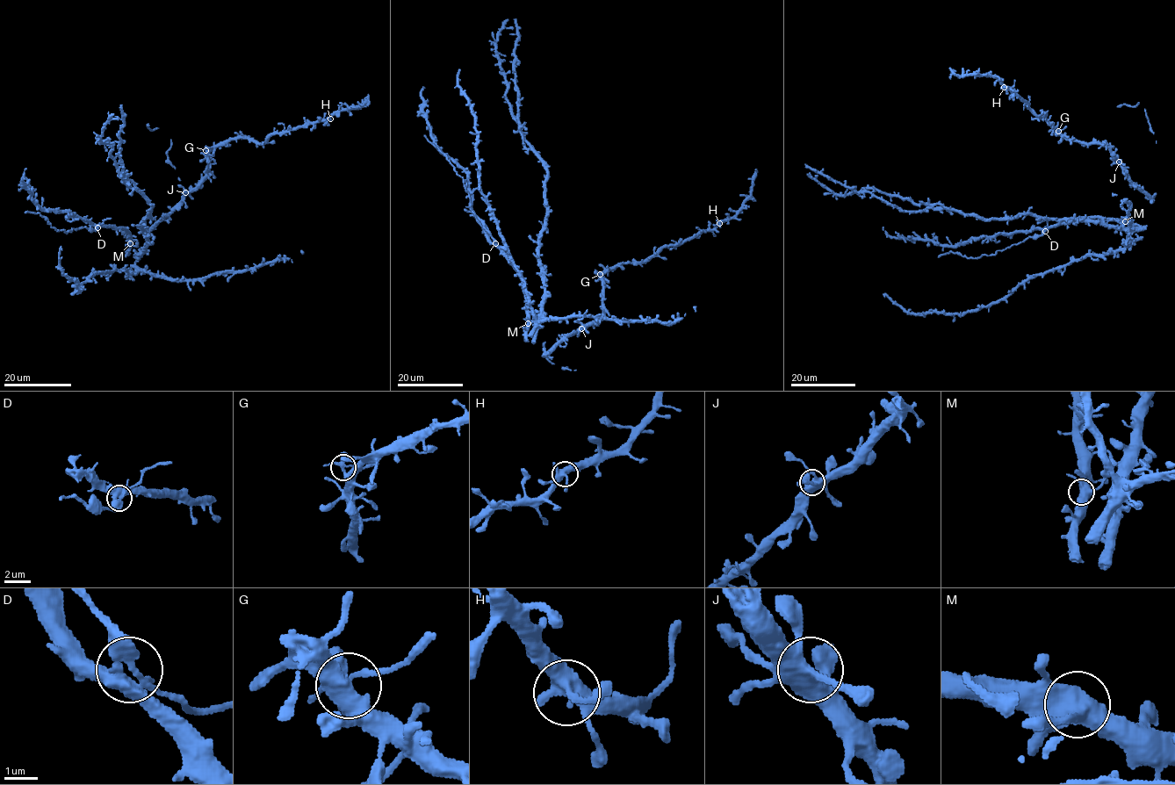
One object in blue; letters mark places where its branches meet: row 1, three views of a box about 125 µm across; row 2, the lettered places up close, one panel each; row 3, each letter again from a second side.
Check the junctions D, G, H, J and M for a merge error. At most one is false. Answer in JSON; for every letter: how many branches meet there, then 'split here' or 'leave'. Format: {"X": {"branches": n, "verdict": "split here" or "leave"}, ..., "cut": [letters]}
{"D": {"branches": 4, "verdict": "split here"}, "G": {"branches": 4, "verdict": "leave"}, "H": {"branches": 4, "verdict": "leave"}, "J": {"branches": 4, "verdict": "leave"}, "M": {"branches": 4, "verdict": "leave"}, "cut": ["D"]}

